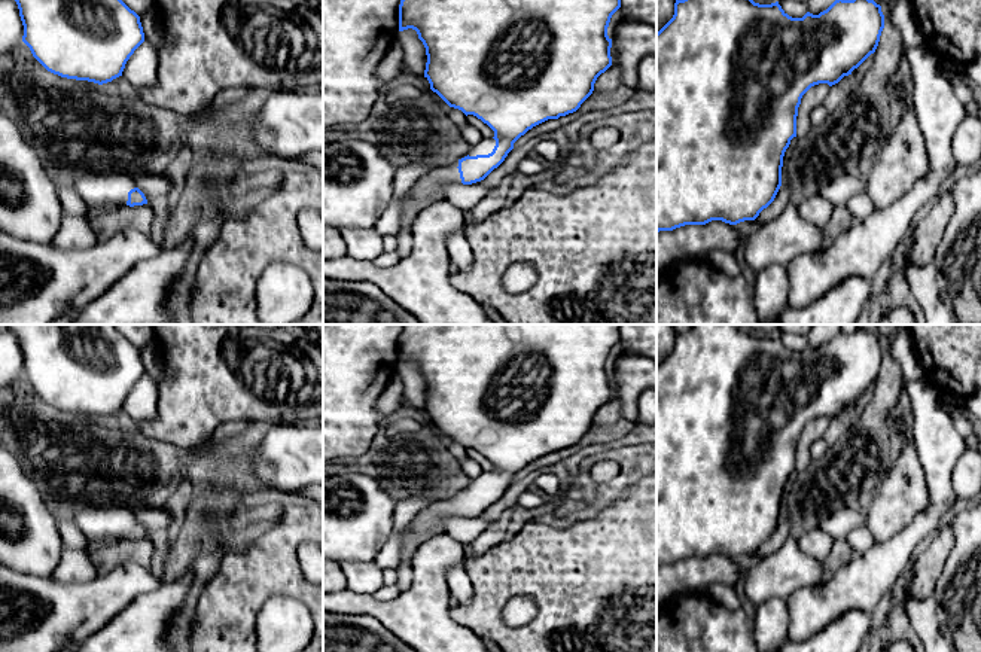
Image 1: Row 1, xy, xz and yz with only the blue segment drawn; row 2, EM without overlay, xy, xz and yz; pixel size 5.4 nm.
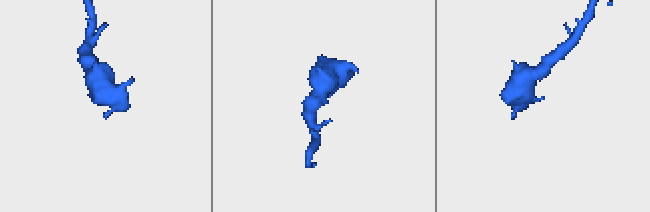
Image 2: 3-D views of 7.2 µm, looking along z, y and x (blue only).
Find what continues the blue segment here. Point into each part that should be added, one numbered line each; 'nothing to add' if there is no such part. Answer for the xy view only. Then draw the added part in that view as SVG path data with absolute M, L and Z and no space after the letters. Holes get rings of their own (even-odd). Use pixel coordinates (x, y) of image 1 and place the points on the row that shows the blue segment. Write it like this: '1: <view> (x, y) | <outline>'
1: xy (96, 189) | M131 173L82 174L74 183L77 194L91 207L127 205L128 192L134 188L135 174Z

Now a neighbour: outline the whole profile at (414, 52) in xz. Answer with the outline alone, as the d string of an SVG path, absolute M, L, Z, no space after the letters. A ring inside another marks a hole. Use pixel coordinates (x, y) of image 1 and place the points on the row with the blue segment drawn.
M408 28L397 33L396 42L403 49L403 61L406 70L414 74L424 76L427 55L423 42L415 30Z

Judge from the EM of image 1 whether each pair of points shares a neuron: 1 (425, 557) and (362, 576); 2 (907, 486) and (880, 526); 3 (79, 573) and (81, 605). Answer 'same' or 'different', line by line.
1: different
2: same
3: different

